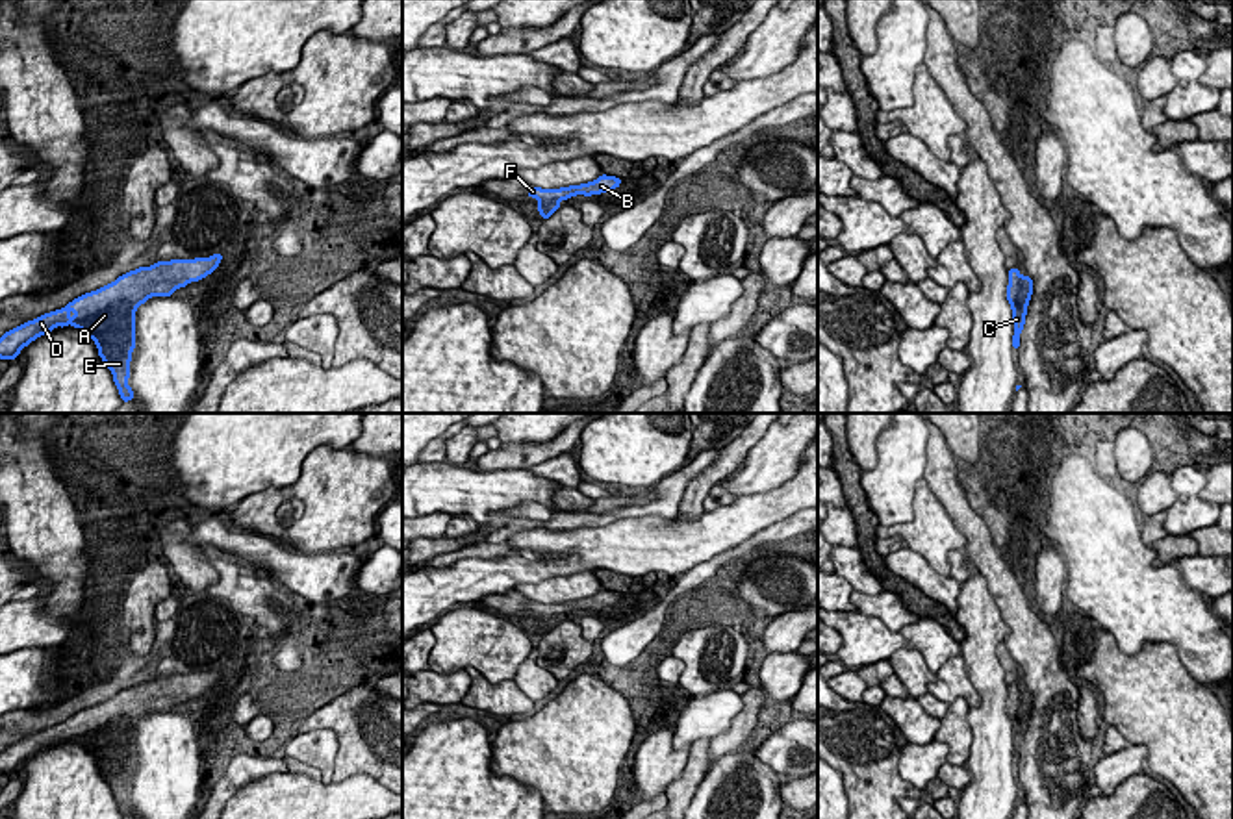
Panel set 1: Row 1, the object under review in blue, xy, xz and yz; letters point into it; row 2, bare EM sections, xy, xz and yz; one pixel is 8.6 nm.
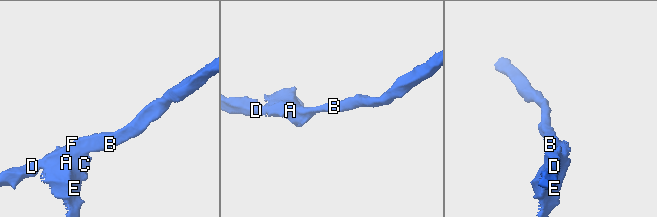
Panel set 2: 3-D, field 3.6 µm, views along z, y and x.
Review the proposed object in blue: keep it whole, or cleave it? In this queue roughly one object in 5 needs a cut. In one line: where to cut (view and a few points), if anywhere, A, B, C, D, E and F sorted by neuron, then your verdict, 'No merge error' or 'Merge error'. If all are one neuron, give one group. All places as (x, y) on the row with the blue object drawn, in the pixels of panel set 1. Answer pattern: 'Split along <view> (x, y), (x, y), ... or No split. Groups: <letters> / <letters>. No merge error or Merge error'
No split. Groups: A B C D E F. No merge error

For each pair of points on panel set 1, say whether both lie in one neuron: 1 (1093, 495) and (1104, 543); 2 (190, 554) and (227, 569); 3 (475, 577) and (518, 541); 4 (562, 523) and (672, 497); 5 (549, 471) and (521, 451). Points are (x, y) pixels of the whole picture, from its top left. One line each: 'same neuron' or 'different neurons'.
1: same neuron
2: different neurons
3: same neuron
4: same neuron
5: different neurons

